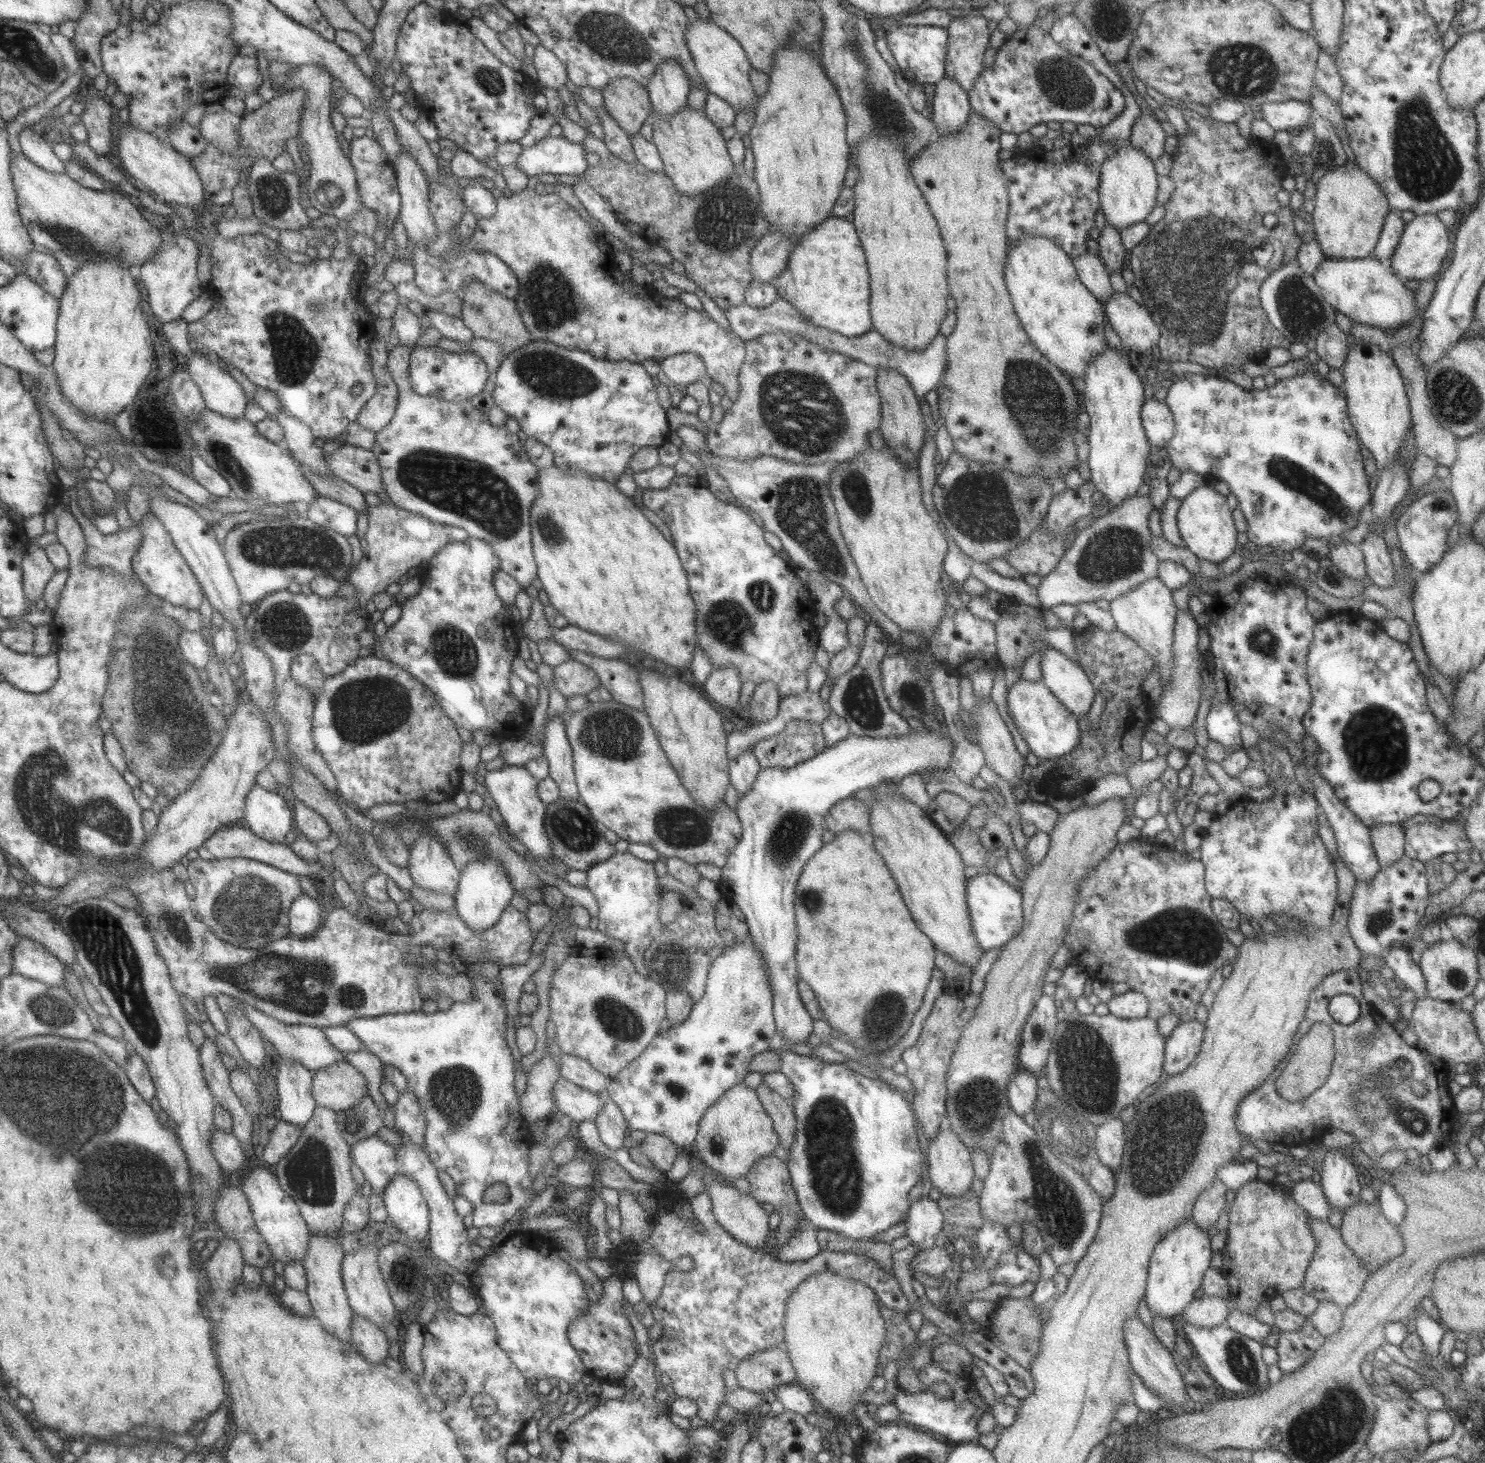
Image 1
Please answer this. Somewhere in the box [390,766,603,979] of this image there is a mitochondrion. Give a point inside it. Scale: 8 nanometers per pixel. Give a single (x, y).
(469, 840)

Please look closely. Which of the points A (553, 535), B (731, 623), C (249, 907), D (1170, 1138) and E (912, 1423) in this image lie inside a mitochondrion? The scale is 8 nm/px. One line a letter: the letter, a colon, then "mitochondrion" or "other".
A: mitochondrion
B: mitochondrion
C: mitochondrion
D: mitochondrion
E: other

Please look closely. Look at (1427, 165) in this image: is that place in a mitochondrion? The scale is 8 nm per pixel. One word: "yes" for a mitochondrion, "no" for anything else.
yes

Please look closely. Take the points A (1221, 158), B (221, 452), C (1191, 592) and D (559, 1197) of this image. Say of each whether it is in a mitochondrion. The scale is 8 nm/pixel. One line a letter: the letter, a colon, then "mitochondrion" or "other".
A: other
B: mitochondrion
C: other
D: other

